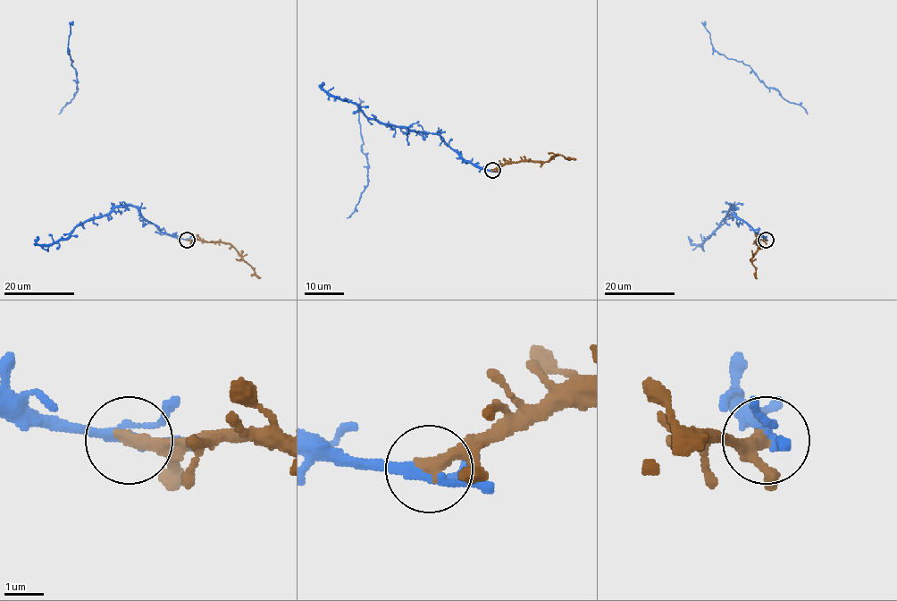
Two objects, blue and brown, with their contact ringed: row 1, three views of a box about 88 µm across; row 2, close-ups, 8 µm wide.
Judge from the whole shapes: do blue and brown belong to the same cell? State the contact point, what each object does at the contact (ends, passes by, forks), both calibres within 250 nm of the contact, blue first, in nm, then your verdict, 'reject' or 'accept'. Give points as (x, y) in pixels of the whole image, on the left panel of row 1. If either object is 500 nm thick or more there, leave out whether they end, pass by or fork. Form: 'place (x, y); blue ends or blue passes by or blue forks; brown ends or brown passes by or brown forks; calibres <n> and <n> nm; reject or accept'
place (187, 240); blue forks; brown ends; calibres 200 and 360 nm; accept

